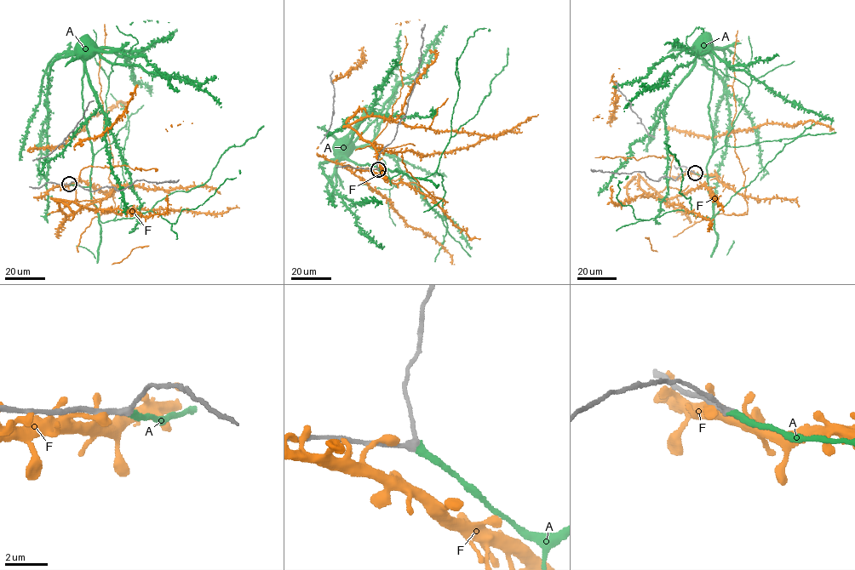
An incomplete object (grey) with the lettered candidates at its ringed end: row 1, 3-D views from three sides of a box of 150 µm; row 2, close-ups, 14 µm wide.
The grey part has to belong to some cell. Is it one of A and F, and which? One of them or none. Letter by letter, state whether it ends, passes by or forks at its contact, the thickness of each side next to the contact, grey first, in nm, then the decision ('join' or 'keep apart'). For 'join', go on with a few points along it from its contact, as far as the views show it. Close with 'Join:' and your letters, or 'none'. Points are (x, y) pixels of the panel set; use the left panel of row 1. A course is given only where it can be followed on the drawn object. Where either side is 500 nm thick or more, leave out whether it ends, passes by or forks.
A: it ends; calibres 280 and 360 nm; join; course (69, 185), (90, 185), (93, 158), (83, 109), (82, 56), (140, 205), (139, 221), (129, 231)
F: it ends; calibres 240 and 420 nm; keep apart
Join: A

